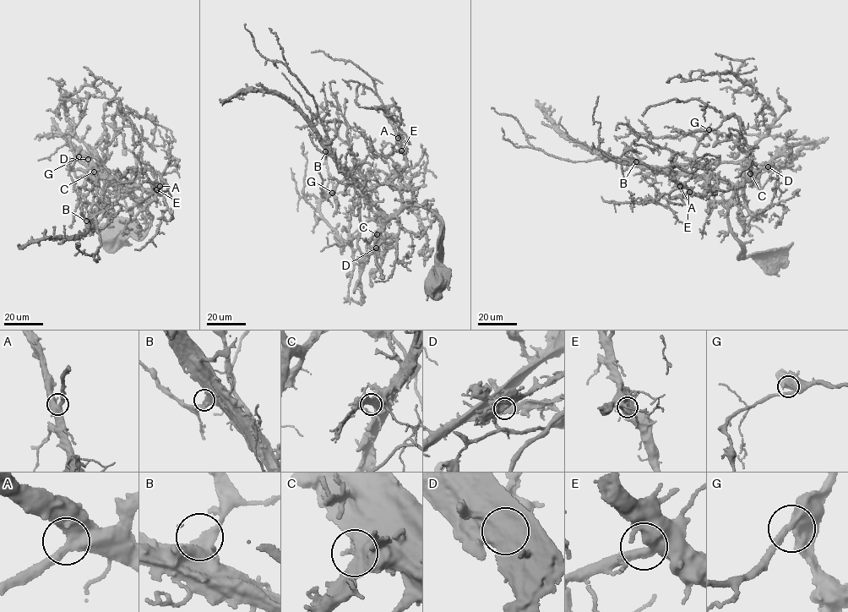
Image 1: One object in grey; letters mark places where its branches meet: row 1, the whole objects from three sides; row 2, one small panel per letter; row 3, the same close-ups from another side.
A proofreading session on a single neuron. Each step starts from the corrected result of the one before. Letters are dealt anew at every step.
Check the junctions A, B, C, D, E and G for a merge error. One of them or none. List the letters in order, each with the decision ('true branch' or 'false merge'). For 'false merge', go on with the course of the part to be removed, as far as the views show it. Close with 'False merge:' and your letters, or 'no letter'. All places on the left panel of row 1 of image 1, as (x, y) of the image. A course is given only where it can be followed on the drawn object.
A: true branch
B: true branch
C: true branch
D: false merge; foreign part runs (88, 158), (93, 148), (105, 175), (71, 170), (97, 183), (90, 212), (101, 243), (93, 256), (79, 244)
E: true branch
G: true branch
False merge: D

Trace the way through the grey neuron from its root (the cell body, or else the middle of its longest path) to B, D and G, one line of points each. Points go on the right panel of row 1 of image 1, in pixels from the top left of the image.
B: (773, 259), (756, 255), (744, 257), (726, 212), (733, 186), (709, 177), (642, 167), (636, 161)
D: (773, 259), (756, 255), (744, 257), (741, 243), (733, 232), (726, 213), (740, 184), (768, 166)
G: (773, 259), (744, 257), (726, 204), (709, 206), (715, 190), (694, 151), (709, 129)

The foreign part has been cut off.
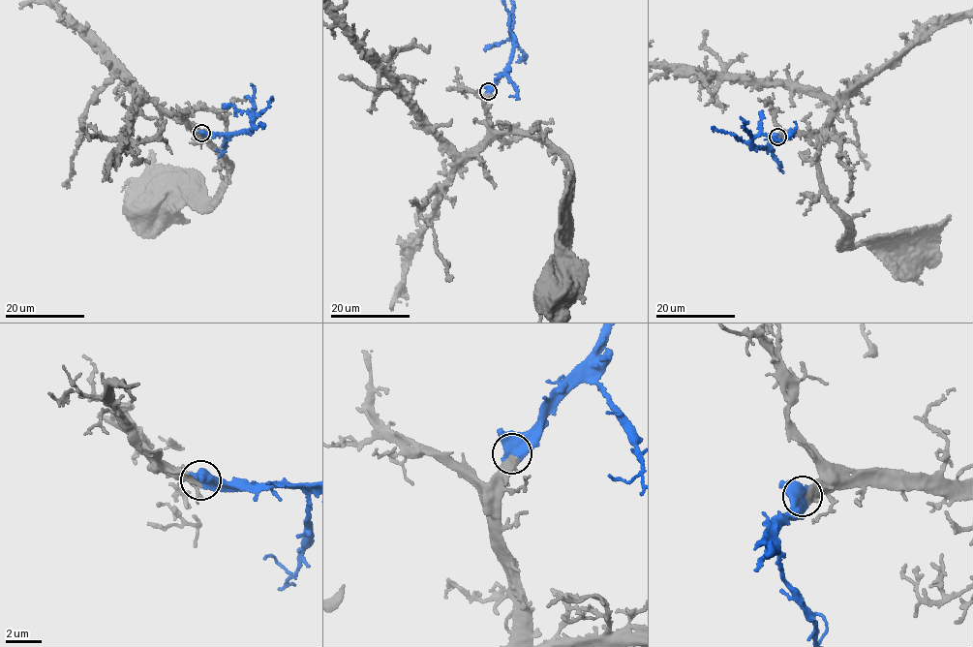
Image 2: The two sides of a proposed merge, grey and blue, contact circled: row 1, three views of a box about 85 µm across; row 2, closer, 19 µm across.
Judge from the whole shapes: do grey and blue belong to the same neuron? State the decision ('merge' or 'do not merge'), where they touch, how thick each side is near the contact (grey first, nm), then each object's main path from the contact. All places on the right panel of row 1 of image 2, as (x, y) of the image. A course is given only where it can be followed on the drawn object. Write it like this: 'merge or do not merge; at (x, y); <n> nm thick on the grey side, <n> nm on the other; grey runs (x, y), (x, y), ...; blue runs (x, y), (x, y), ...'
merge; at (777, 137); 480 nm thick on the grey side, 750 nm on the other; grey runs (777, 137), (798, 133), (810, 135), (815, 138), (824, 190), (845, 219), (852, 246), (882, 237), (908, 249); blue runs (777, 137), (765, 148), (757, 147), (751, 141), (761, 135), (786, 139), (794, 131), (797, 124), (794, 122)

